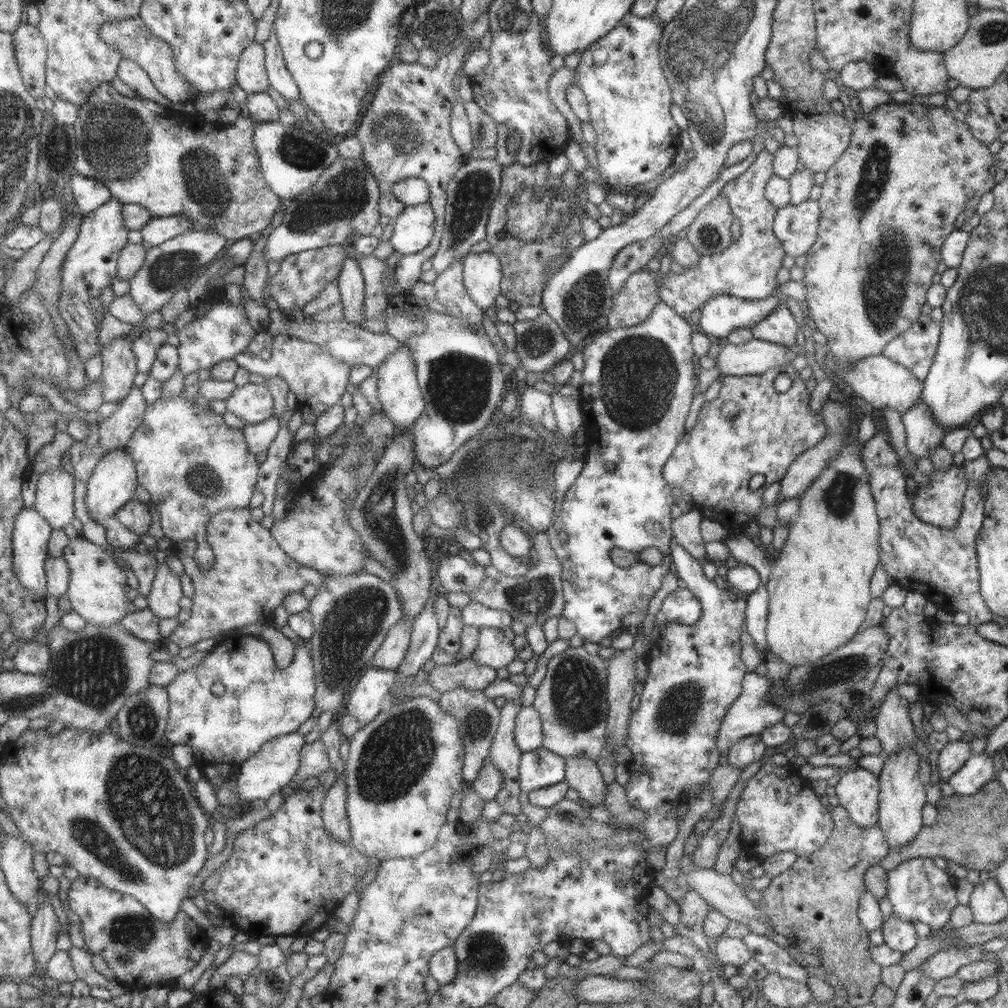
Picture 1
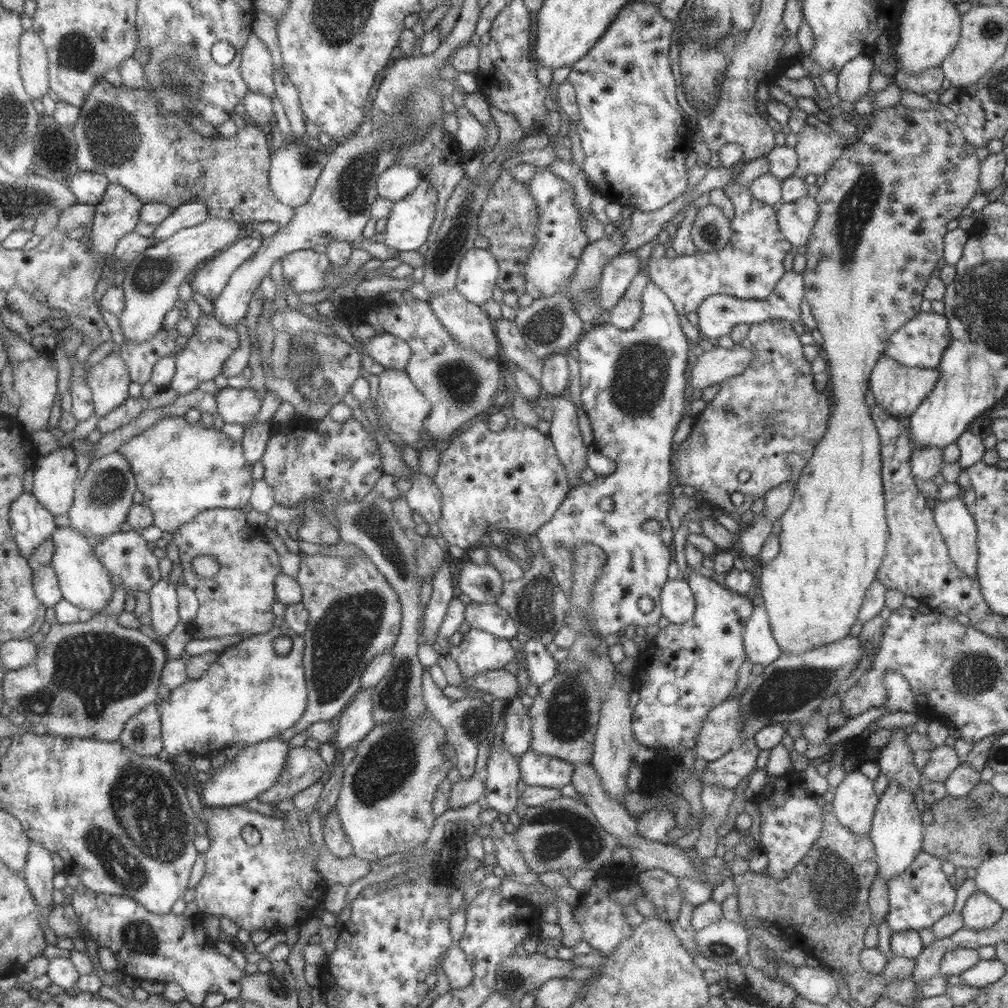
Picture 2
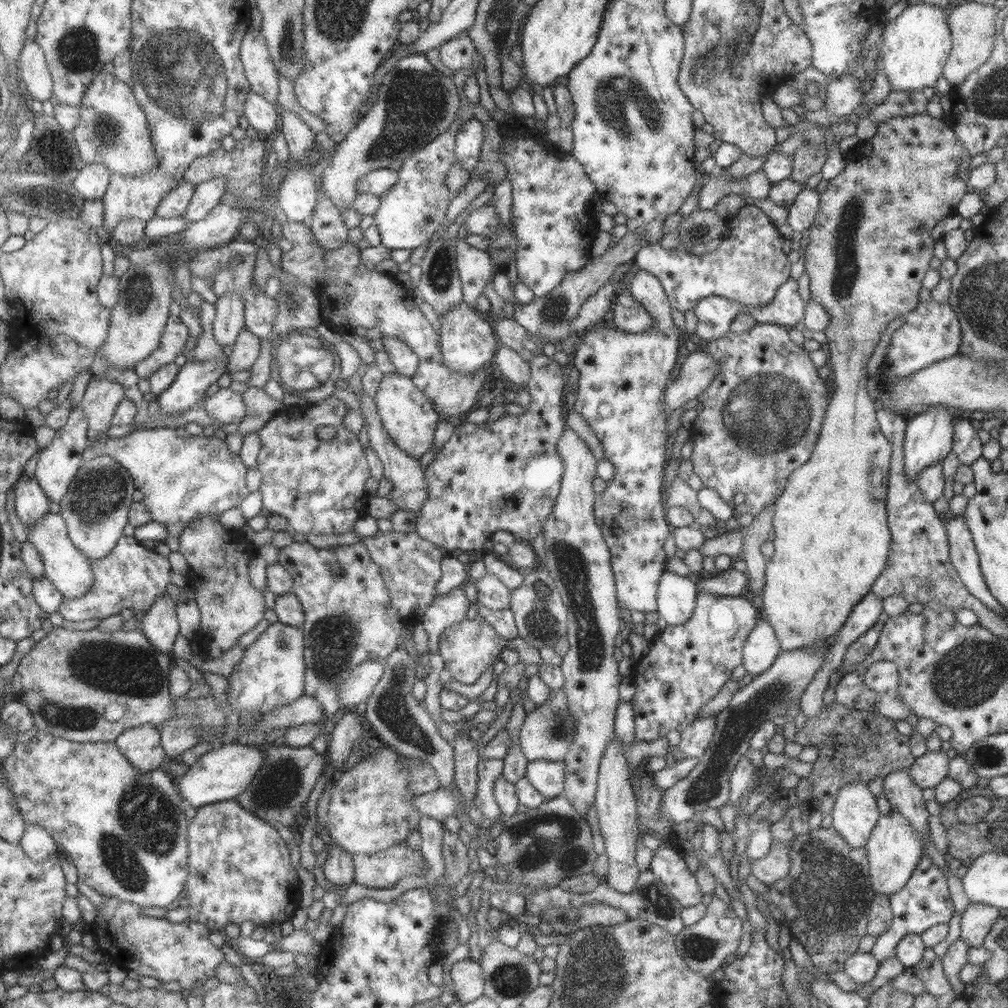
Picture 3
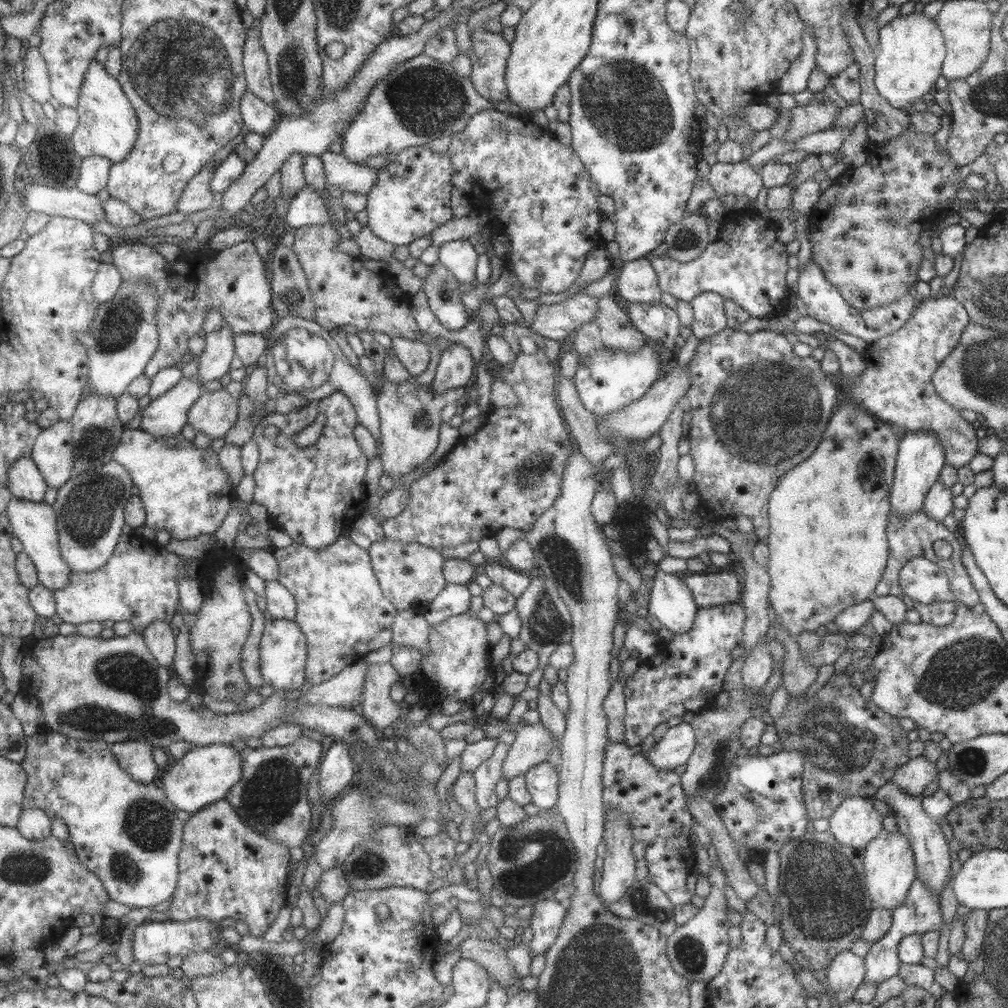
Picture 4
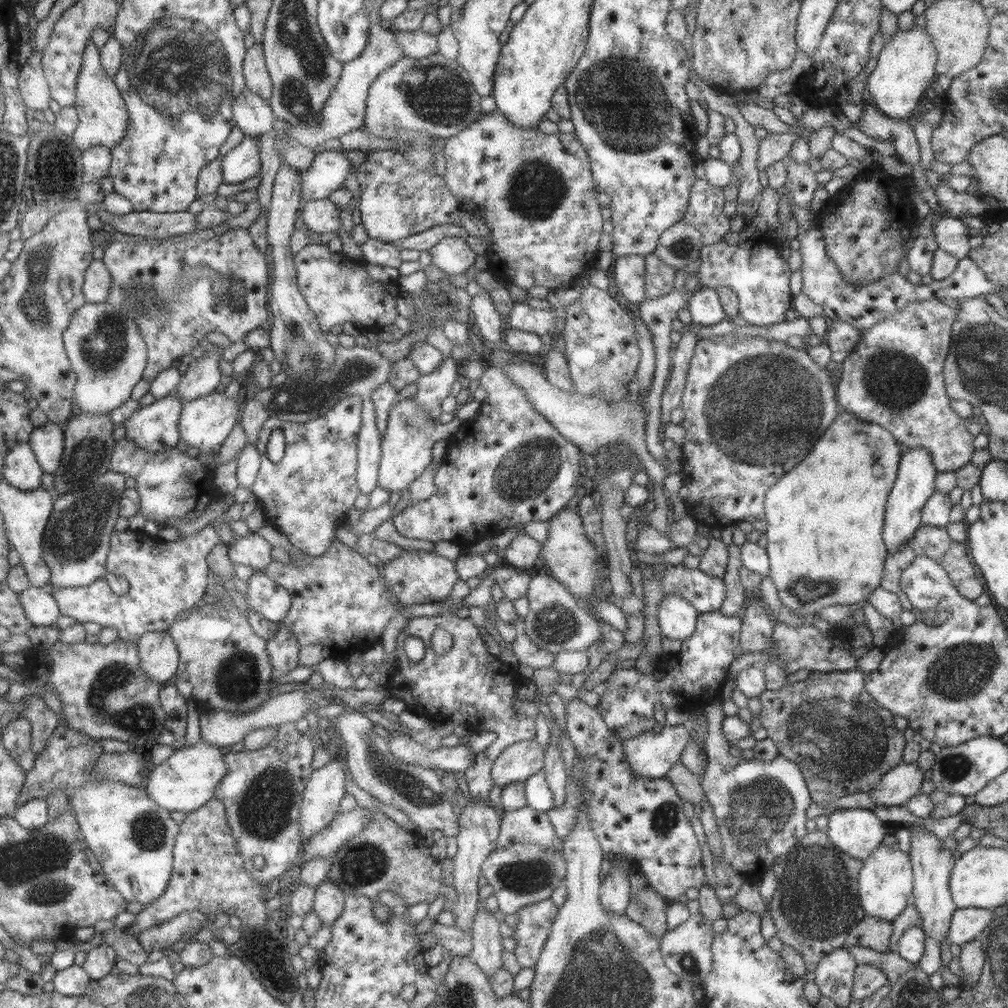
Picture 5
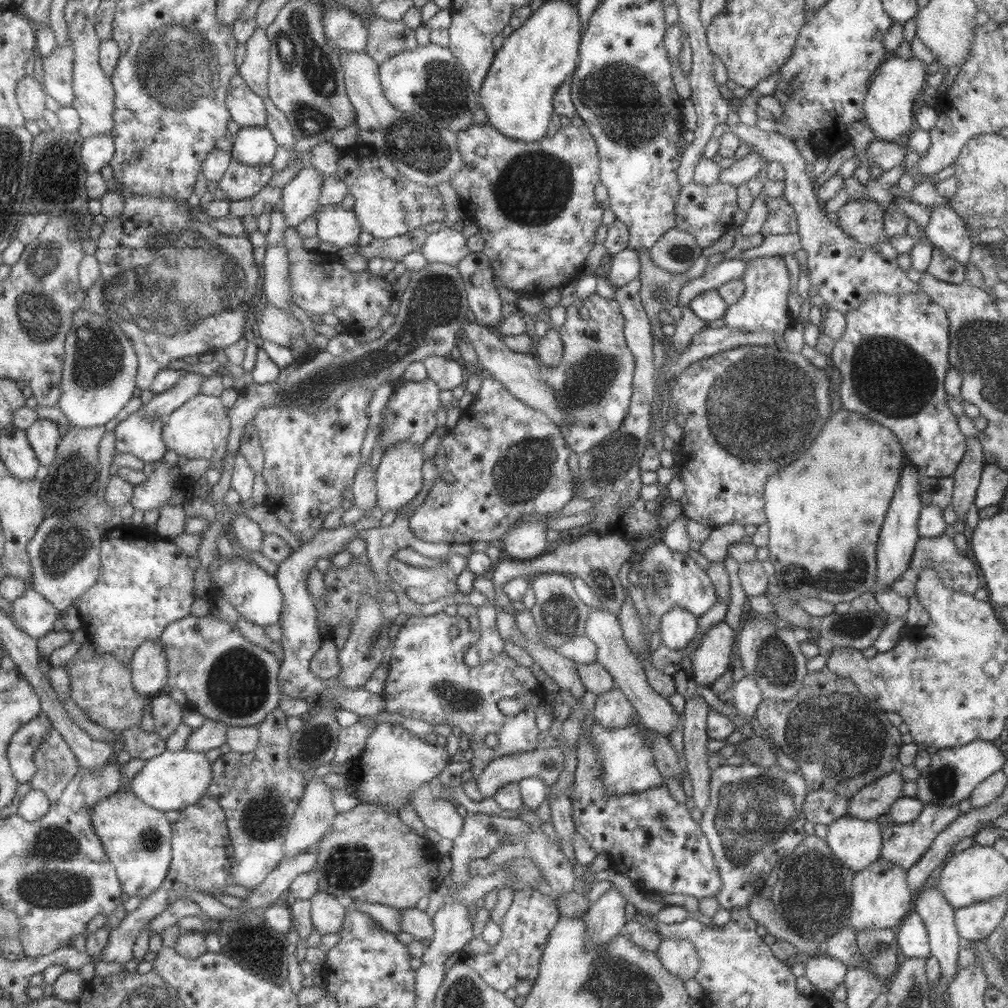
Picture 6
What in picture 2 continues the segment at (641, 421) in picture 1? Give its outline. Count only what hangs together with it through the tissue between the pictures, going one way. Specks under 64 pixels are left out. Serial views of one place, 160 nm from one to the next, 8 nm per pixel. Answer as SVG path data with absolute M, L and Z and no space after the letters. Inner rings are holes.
M648 279L646 287L639 292L642 300L642 311L636 323L626 332L620 332L615 326L605 321L586 328L574 350L579 358L579 382L581 384L581 404L583 411L591 424L592 440L595 448L615 463L612 474L595 475L592 482L582 483L570 489L555 509L553 516L535 532L542 546L542 555L552 564L554 577L559 588L569 600L572 592L572 550L578 544L595 544L606 554L600 573L596 576L590 596L589 614L581 616L581 611L571 607L566 612L565 625L574 632L579 629L589 629L605 638L609 634L620 634L626 626L647 627L657 623L661 618L660 592L668 581L666 572L669 560L673 557L674 530L667 521L668 496L672 491L669 486L670 456L674 446L673 435L677 425L682 420L687 404L685 389L687 389L687 348L691 345L681 330L680 315L674 309L673 303ZM600 498L611 498L611 510L599 510ZM653 519L660 522L661 531L657 535L645 533L641 525L645 520ZM648 596L655 604L651 612L641 612L637 600Z

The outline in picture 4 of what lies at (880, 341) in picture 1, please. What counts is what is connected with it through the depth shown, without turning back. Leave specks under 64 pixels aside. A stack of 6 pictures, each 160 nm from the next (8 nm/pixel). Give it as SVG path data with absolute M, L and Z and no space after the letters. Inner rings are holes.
M911 123L907 125L906 129L899 136L885 140L883 144L868 143L865 163L858 167L849 167L838 179L834 179L827 189L820 192L818 201L813 206L815 208L814 215L817 218L823 218L823 220L817 220L815 224L811 224L808 228L808 240L811 244L810 262L818 266L828 284L834 286L843 297L843 300L855 310L869 310L876 306L885 305L887 302L895 302L908 295L910 285L915 285L918 281L917 269L919 263L924 259L923 250L919 245L919 232L930 229L932 224L945 214L945 205L955 198L957 190L964 184L963 180L957 175L956 169L958 166L951 160L948 150L938 151L935 147L934 134L917 132ZM849 398L837 403L829 422L822 432L819 444L814 451L806 457L806 459L791 468L775 486L775 489L768 496L768 523L769 534L768 541L768 561L765 567L767 574L770 576L770 589L768 592L768 601L771 608L772 622L777 623L779 627L783 627L789 636L796 637L803 630L814 632L814 630L835 619L835 616L848 606L863 602L869 599L876 584L879 582L888 557L888 542L886 539L886 524L888 521L888 512L890 511L889 491L893 482L894 468L896 456L898 453L898 440L893 435L890 425L883 424L875 418L871 418L861 406L857 406L855 402L851 402Z

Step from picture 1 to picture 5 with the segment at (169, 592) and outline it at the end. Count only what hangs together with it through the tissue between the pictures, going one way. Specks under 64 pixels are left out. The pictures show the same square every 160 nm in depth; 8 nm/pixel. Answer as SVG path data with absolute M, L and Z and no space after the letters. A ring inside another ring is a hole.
M169 631L145 633L138 645L143 671L154 681L169 684L179 675L180 652Z

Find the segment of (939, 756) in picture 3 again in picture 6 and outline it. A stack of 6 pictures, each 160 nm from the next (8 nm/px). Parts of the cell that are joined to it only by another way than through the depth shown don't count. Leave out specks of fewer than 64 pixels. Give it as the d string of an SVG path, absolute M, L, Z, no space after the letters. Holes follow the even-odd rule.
M898 768L893 769L852 794L845 815L876 821L881 814L887 813L895 799L902 796L903 785L903 776Z

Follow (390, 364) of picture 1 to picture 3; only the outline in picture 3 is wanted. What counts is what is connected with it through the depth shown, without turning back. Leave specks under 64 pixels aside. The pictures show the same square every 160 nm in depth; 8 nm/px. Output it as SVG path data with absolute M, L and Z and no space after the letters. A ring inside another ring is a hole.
M395 372L384 375L375 392L374 404L383 429L404 453L419 459L424 452L429 451L433 431L441 419L435 413L433 403L423 397L423 393L411 383L411 378Z

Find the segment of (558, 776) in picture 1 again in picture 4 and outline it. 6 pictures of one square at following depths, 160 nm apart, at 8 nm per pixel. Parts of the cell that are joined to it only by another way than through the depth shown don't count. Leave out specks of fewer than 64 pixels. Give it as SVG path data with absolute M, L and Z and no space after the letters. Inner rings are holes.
M547 761L532 766L523 774L531 802L538 809L554 809L558 797L558 769Z

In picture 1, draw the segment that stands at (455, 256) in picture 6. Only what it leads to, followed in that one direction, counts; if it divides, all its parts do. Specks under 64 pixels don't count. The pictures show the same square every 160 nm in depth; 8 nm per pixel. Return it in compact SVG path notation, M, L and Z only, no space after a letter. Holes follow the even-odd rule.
M491 251L467 253L462 258L462 283L468 297L484 312L495 308L495 298L500 294L502 272L500 260Z

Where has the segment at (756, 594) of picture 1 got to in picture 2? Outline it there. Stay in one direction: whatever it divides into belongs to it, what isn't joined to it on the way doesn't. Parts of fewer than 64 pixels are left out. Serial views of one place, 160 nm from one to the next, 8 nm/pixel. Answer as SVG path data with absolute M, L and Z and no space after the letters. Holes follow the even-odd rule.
M763 603L754 604L751 616L744 627L742 641L746 659L752 664L766 667L780 655L780 648L773 640Z

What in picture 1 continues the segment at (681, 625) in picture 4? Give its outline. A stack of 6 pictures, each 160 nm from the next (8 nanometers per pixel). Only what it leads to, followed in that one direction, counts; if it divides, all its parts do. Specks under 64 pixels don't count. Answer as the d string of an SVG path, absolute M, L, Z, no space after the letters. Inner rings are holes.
M678 588L669 593L660 607L666 622L673 621L682 625L693 625L701 617L701 603L698 598L685 588Z

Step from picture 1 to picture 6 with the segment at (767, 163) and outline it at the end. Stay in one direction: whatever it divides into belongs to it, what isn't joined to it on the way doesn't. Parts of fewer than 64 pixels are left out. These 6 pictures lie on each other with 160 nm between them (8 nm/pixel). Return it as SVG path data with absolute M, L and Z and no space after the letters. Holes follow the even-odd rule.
M760 256L746 260L746 267L740 276L744 286L742 295L736 303L729 305L724 312L724 325L739 332L771 332L778 338L776 346L784 348L781 342L784 330L792 326L795 320L787 309L789 290L789 272L780 256Z

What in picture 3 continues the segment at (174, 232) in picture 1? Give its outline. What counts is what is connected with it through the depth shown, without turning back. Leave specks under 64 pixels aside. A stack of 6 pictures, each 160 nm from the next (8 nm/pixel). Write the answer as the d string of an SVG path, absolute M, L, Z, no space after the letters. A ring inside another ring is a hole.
M218 176L196 186L191 204L184 214L186 220L194 223L207 218L209 213L225 198L223 194L226 190L227 179L224 176Z

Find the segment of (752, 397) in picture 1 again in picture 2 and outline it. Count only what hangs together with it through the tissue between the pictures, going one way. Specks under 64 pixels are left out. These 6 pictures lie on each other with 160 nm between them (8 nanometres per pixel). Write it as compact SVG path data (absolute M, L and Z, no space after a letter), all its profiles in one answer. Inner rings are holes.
M771 319L753 323L747 337L739 344L751 350L751 361L743 373L719 384L719 391L695 416L691 432L674 448L670 456L670 471L675 471L679 485L693 487L694 494L708 504L718 505L727 512L739 515L771 488L796 482L803 467L813 454L818 439L825 434L830 407L821 391L816 391L810 364L802 354L802 344L786 320ZM740 492L743 502L733 505L729 496Z

